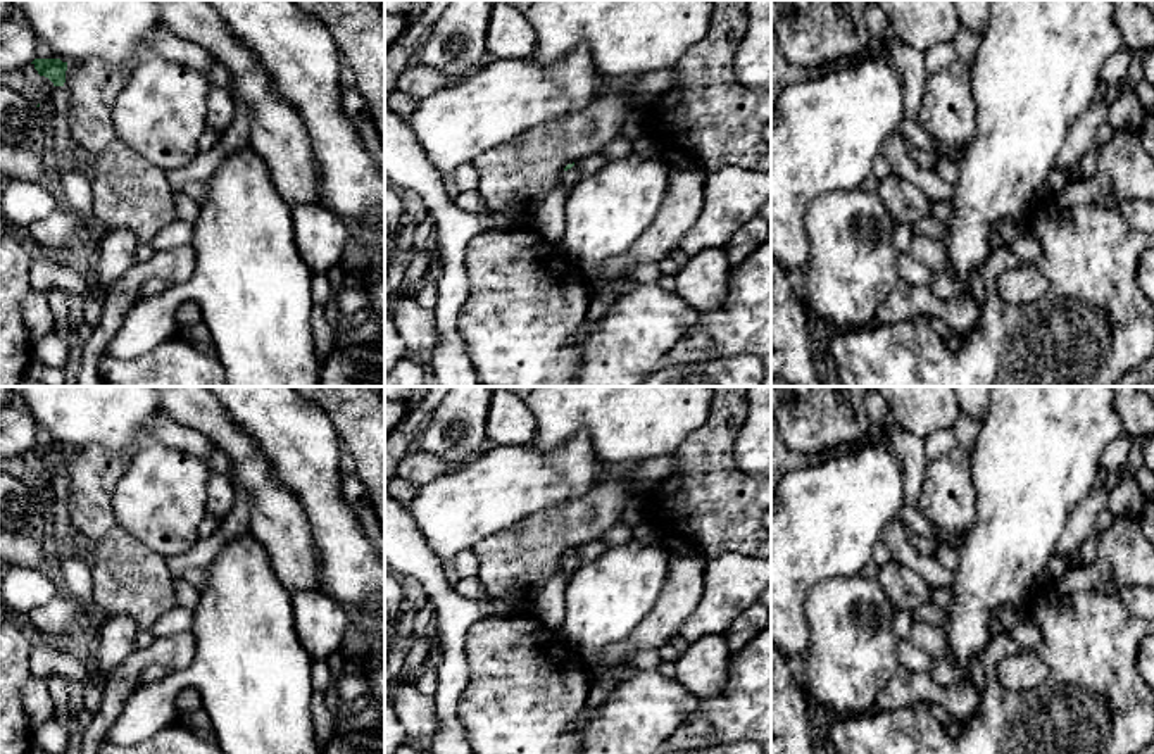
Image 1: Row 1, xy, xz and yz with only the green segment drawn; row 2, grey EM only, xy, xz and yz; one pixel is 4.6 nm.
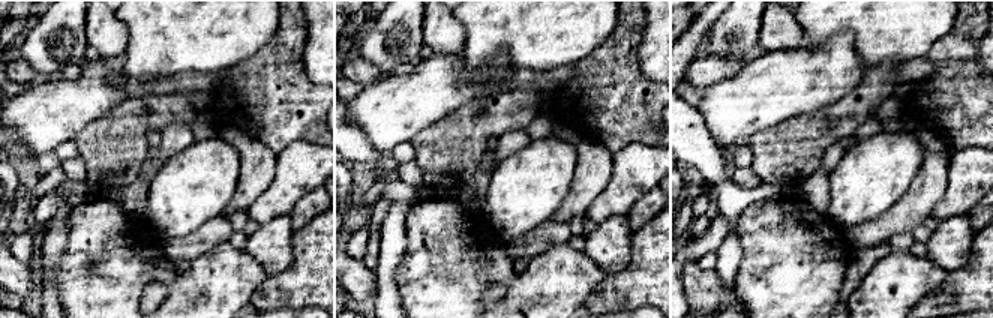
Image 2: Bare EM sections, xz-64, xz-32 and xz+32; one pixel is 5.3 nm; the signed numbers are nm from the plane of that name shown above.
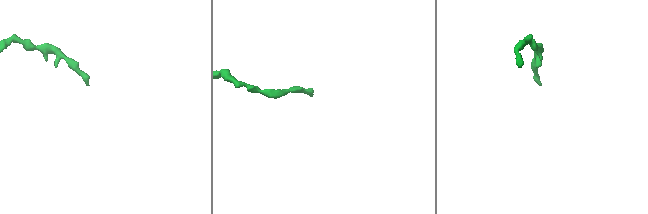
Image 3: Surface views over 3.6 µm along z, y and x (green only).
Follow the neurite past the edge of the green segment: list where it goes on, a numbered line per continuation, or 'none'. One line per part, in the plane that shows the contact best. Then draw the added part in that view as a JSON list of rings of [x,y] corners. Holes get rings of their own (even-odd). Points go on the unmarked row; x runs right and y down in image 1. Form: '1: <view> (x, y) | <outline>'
1: xz (571, 563) | [[[574,550],[571,556],[562,557],[559,573],[562,573],[569,580],[580,566],[581,566],[580,556]]]

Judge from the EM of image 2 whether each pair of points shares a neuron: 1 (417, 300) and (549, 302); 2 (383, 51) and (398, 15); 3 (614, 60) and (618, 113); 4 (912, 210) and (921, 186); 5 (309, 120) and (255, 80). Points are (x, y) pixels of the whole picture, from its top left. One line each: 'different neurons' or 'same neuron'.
1: same neuron
2: same neuron
3: same neuron
4: same neuron
5: same neuron

